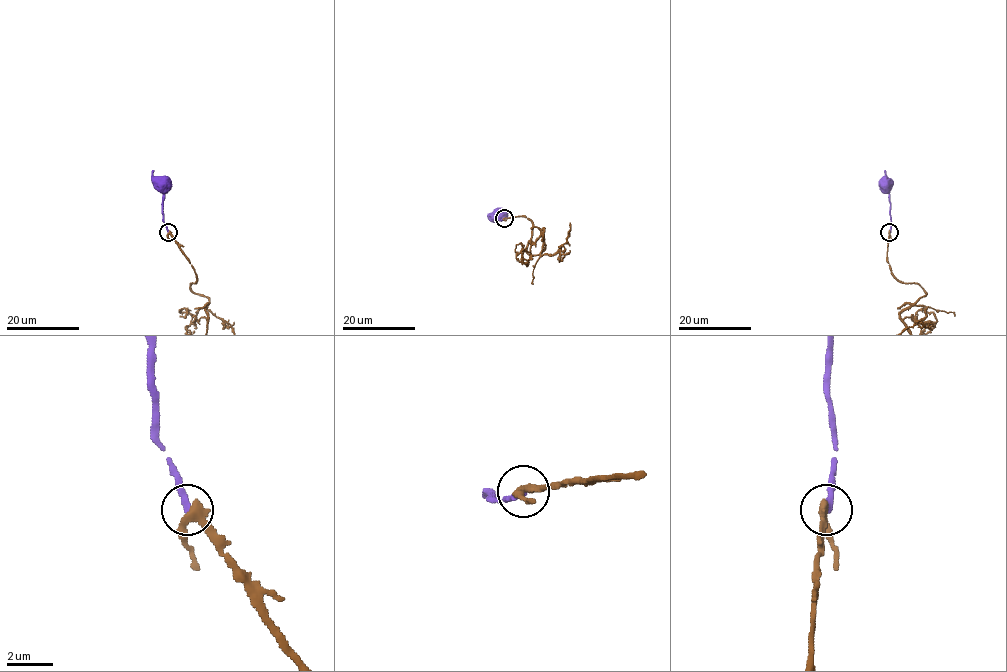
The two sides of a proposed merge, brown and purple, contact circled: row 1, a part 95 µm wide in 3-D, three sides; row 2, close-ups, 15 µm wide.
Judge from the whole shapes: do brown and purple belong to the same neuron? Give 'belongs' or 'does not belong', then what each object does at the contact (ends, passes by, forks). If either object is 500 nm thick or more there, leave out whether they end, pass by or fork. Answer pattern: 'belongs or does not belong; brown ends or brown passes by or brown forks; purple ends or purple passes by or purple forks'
does not belong; brown passes by; purple ends

